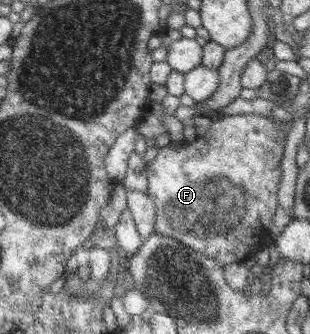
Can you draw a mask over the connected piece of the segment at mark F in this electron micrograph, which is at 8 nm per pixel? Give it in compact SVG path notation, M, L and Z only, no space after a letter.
M240 114L240 116L223 116L216 122L212 122L210 127L202 136L196 136L193 142L187 143L183 142L178 148L170 147L170 145L165 145L163 147L157 148L157 153L150 160L150 163L145 164L146 172L146 196L152 200L156 208L156 216L154 216L154 234L160 234L160 236L166 236L180 242L180 244L186 245L188 248L194 250L193 252L199 253L200 255L206 256L210 260L214 260L216 263L224 267L228 263L232 263L228 259L231 255L235 257L235 262L242 262L247 256L252 256L255 253L256 248L260 249L260 246L266 244L266 240L270 240L266 236L268 227L272 220L272 214L276 210L277 205L277 186L279 183L279 178L281 170L279 169L279 160L281 159L281 154L283 151L283 142L285 137L285 132L287 131L289 125L283 126L283 128L277 128L274 125L274 120L271 121L269 118L264 118L264 116L259 116L258 114Z

